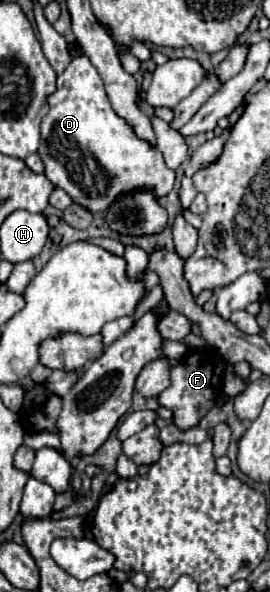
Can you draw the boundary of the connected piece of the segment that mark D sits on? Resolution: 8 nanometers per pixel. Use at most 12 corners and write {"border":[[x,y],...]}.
{"border":[[86,56],[42,118],[44,174],[104,214],[172,190],[158,148],[114,114]]}

